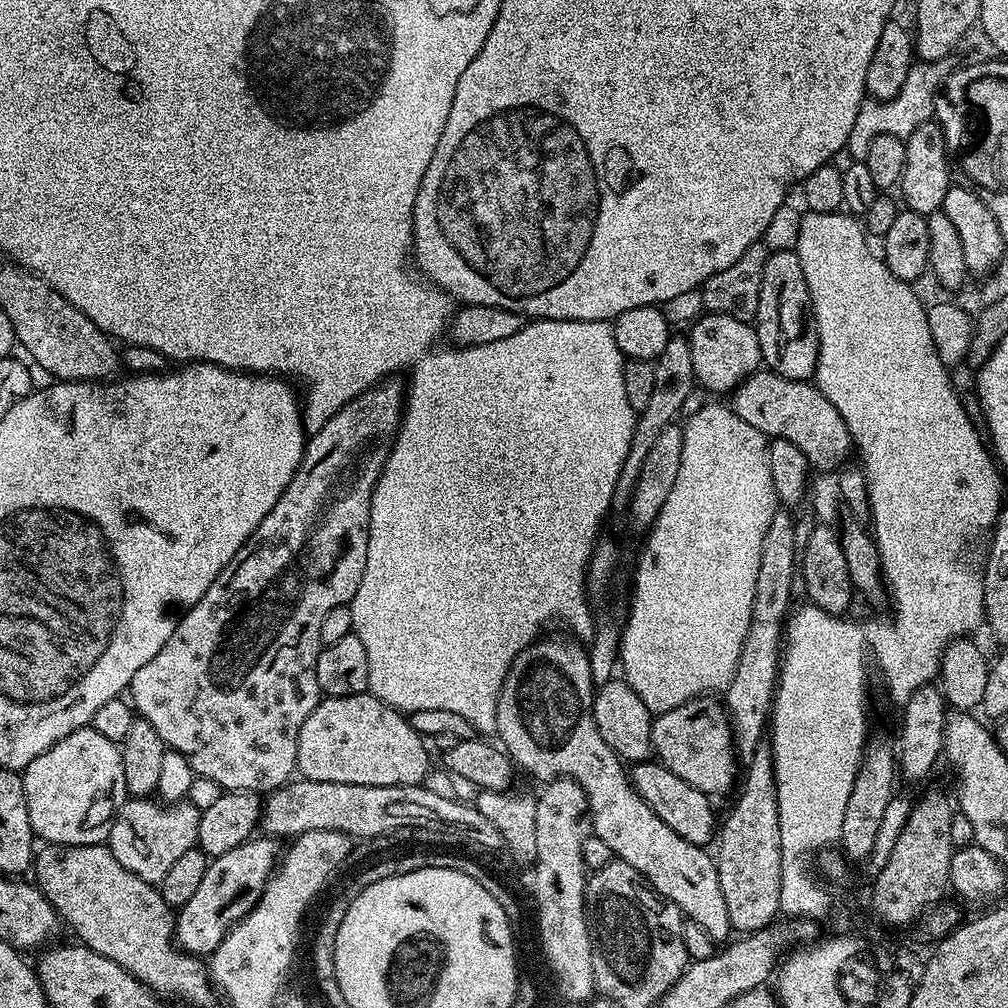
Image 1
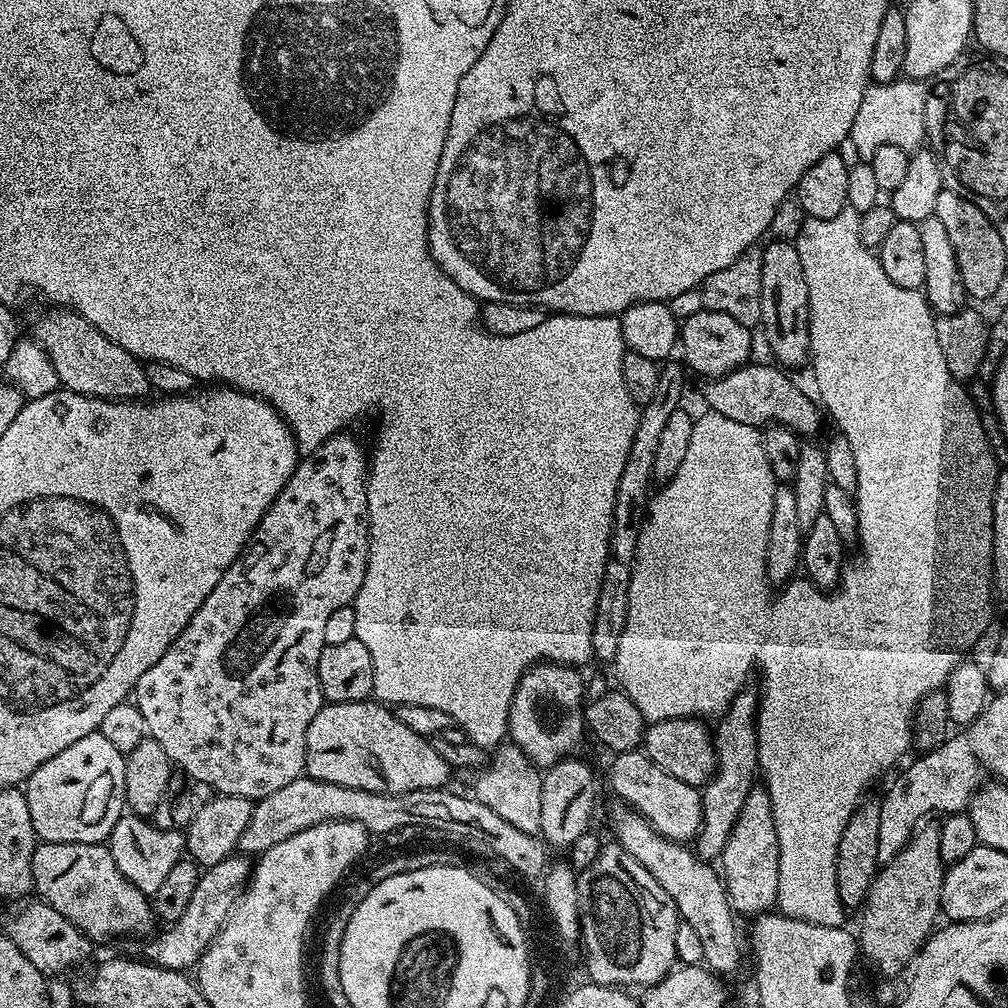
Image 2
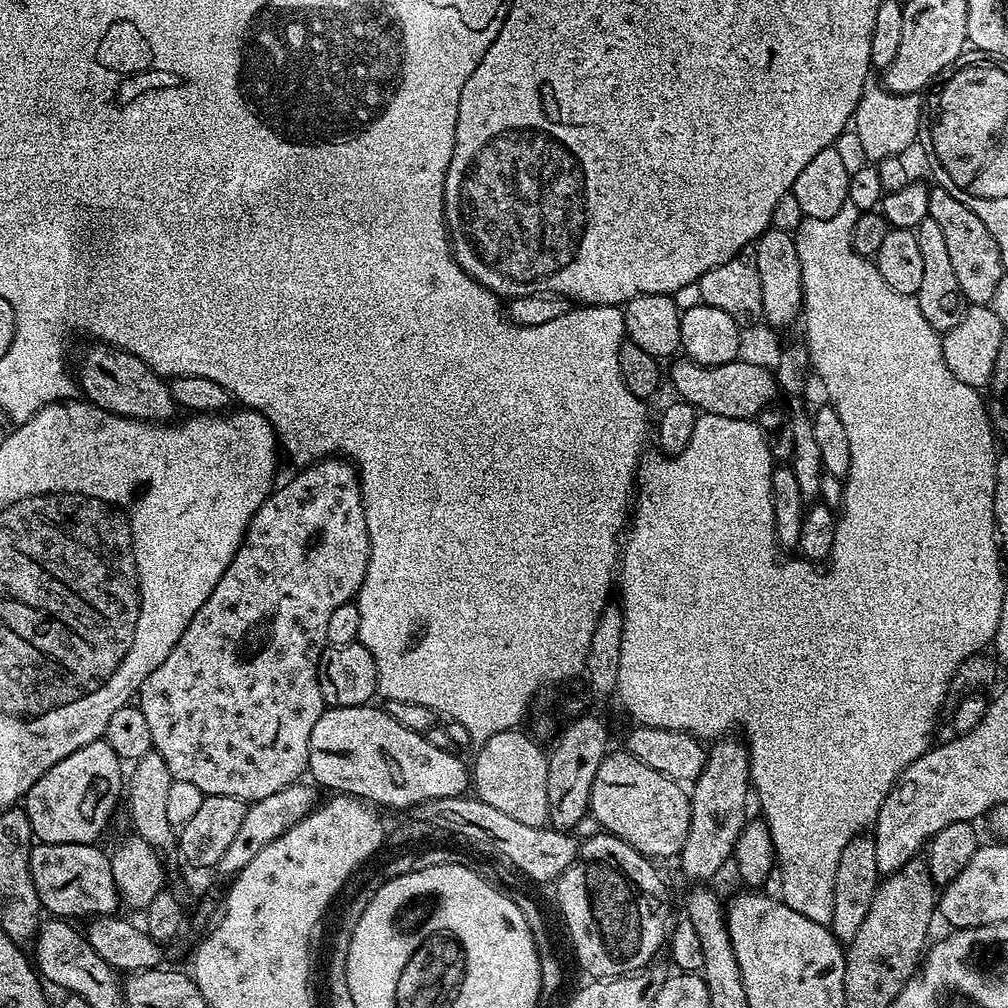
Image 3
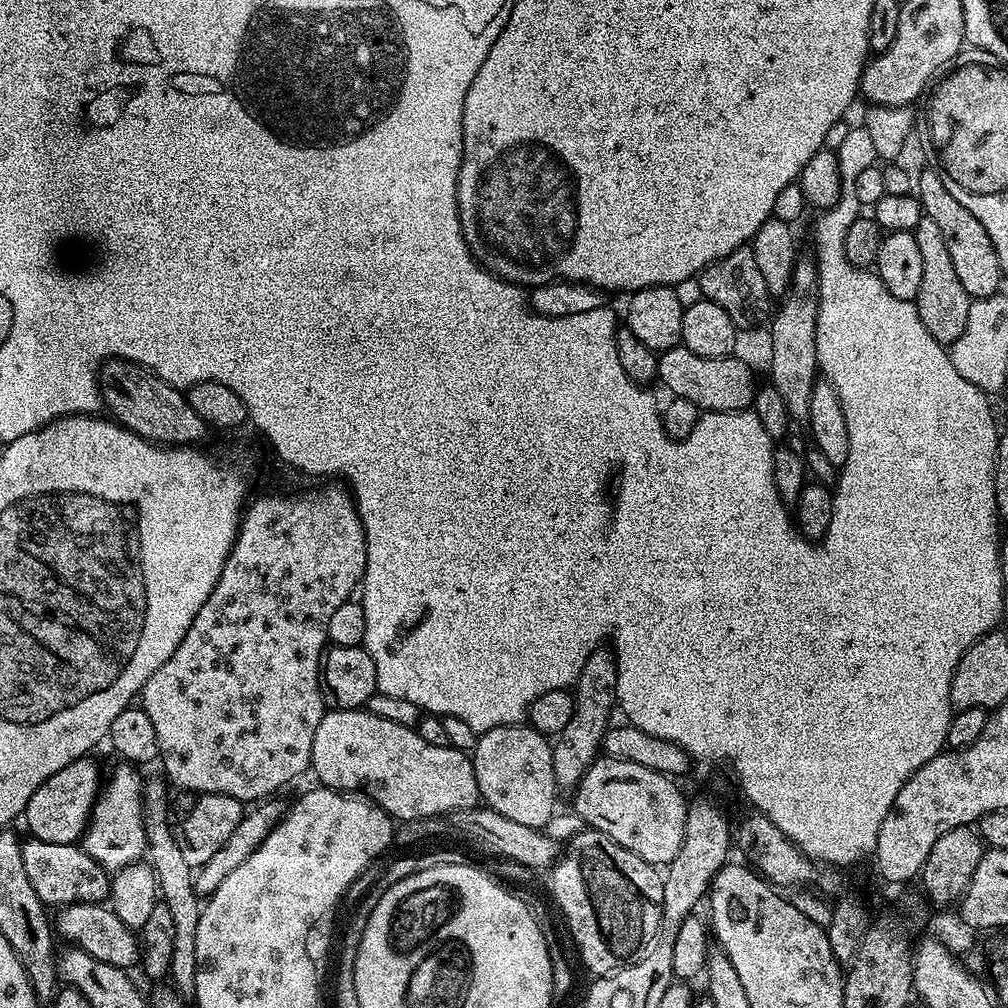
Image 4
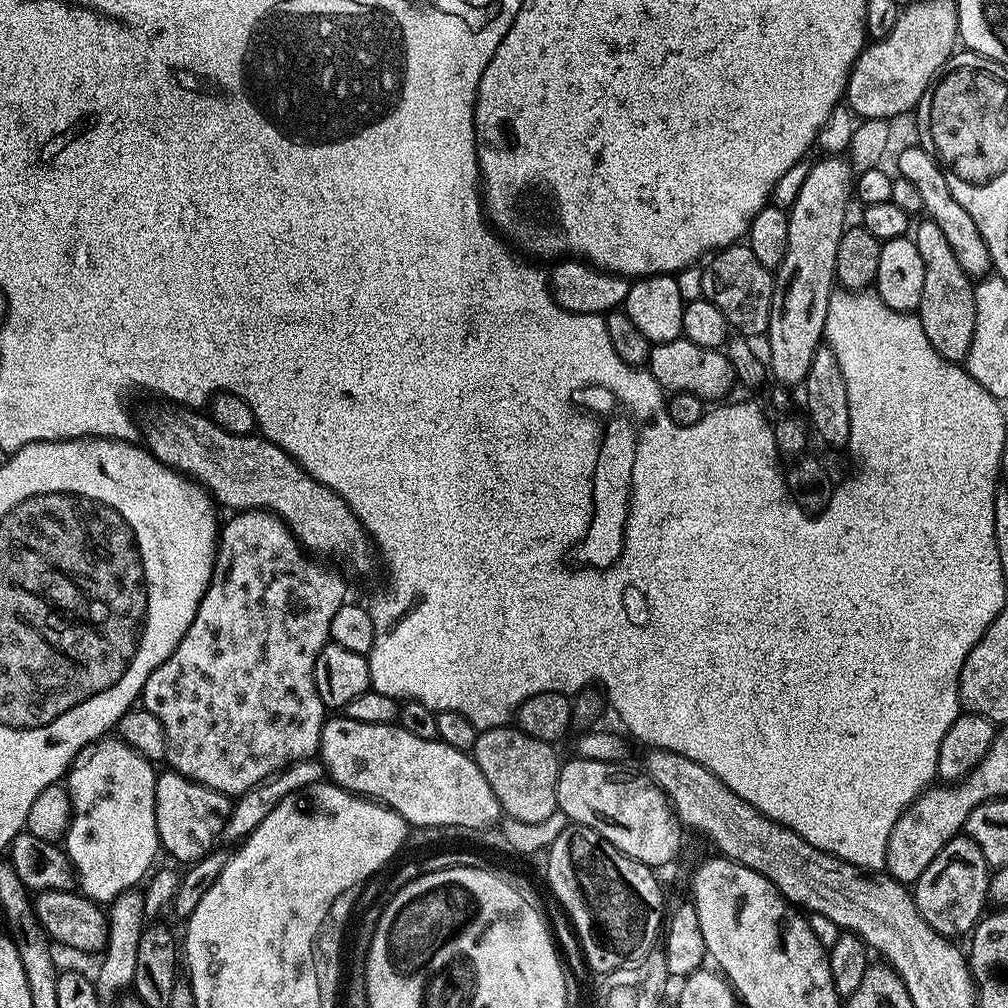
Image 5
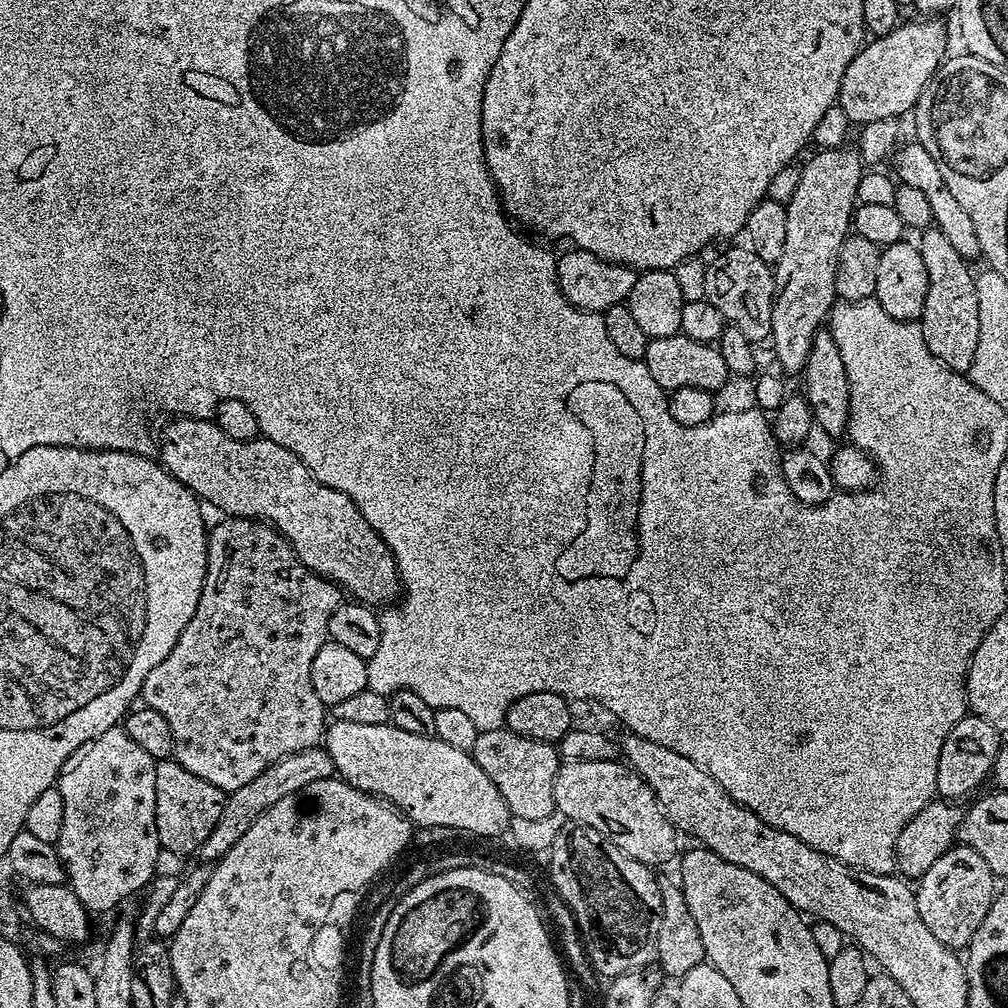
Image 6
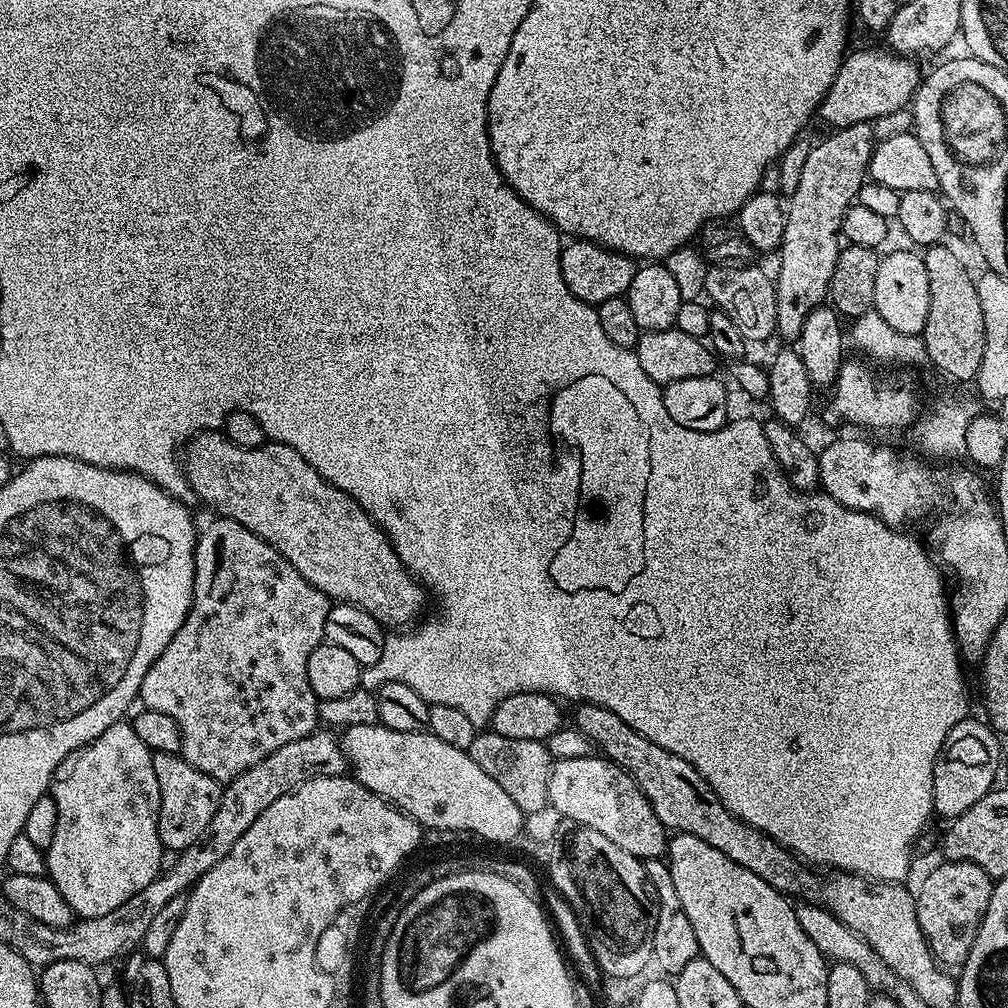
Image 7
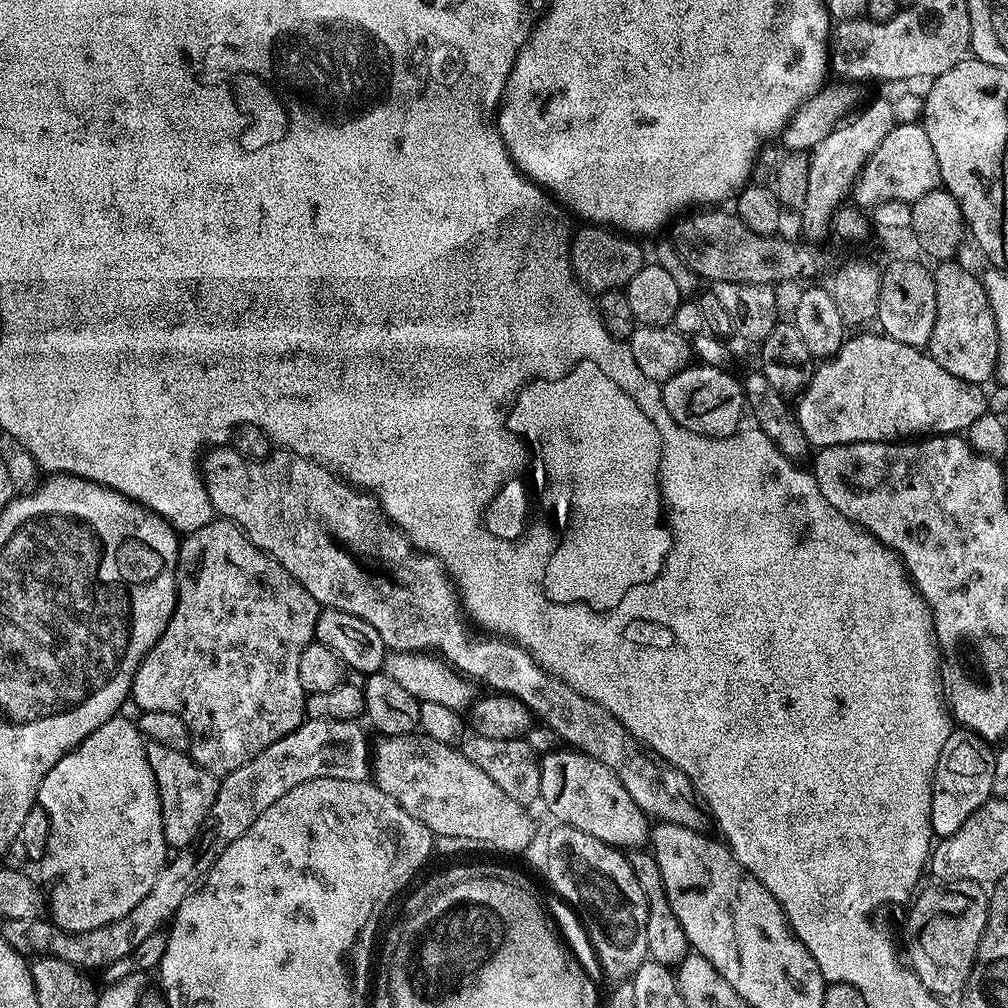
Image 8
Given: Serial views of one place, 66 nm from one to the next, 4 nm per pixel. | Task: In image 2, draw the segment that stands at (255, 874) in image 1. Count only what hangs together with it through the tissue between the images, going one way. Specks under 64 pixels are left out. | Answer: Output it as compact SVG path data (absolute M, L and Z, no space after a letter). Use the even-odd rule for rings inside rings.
M233 854L212 868L203 869L198 886L194 886L194 898L190 898L182 918L165 927L161 936L153 935L149 944L141 946L139 955L147 963L175 972L187 973L195 969L212 944L213 938L220 933L232 915L233 908L240 903L240 897L244 895L244 890L250 883L250 864L247 862L249 863L243 855Z

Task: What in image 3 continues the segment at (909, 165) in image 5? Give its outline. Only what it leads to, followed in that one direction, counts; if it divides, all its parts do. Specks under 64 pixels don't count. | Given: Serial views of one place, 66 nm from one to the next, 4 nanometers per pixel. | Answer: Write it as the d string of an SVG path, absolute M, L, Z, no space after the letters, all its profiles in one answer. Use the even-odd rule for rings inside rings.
M939 186L930 191L928 216L934 218L934 222L938 222L938 227L942 230L950 253L950 263L954 265L954 274L958 278L958 286L962 286L965 301L969 305L991 305L1006 276L1006 269L1002 266L1002 254L998 250L998 242L994 242L994 234L986 230L982 218L978 218L974 210L962 206L962 202L954 198L954 194Z

